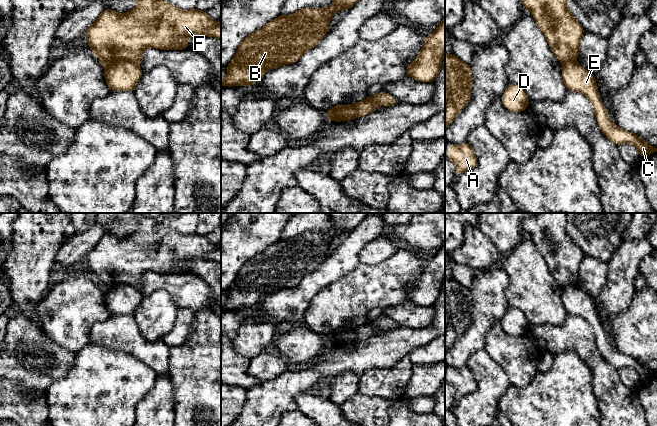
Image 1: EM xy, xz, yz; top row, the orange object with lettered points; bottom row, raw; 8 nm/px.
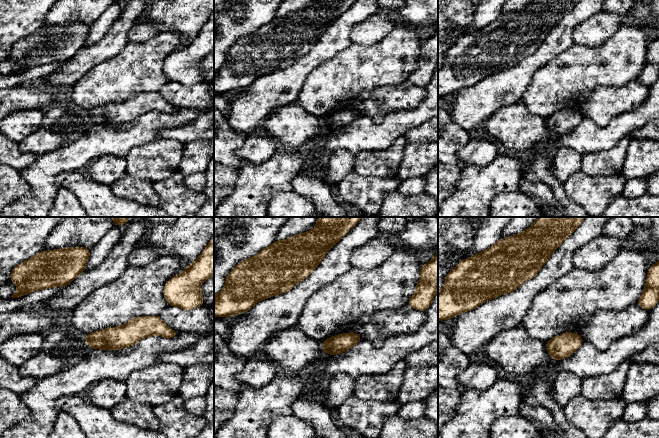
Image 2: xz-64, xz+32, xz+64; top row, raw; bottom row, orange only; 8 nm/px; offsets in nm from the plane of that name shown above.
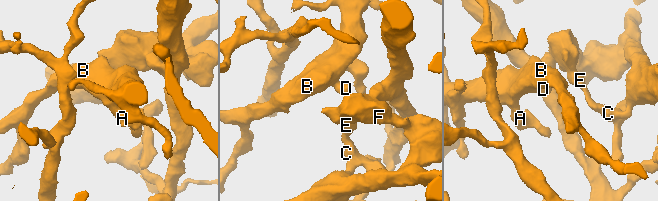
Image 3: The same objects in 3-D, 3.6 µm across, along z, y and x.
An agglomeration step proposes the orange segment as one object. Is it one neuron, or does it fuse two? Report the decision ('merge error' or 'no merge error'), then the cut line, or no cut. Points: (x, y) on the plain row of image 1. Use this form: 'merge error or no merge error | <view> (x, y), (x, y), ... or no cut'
merge error | xy (136, 287), (114, 285), (105, 291)

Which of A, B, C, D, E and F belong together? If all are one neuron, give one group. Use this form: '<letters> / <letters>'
A B C D E / F

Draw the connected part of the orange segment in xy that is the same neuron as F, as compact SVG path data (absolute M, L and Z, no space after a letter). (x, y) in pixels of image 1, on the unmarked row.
M136 214L137 229L127 237L118 238L105 233L96 246L86 255L91 275L106 291L116 285L131 285L139 288L143 275L149 271L162 274L188 273L187 264L195 259L211 260L221 263L221 248L212 244L207 236L181 234L170 226L162 225L154 218Z

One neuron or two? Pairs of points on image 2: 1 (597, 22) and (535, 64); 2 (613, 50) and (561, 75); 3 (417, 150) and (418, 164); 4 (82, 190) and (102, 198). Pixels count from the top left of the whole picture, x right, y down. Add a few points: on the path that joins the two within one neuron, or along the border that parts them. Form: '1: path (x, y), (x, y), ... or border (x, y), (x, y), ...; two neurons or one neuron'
1: border (587, 19), (574, 28), (573, 43); two neurons
2: path (600, 60), (591, 67), (582, 68), (574, 74); one neuron
3: path (417, 153), (418, 161); one neuron
4: path (87, 190), (97, 198); one neuron

